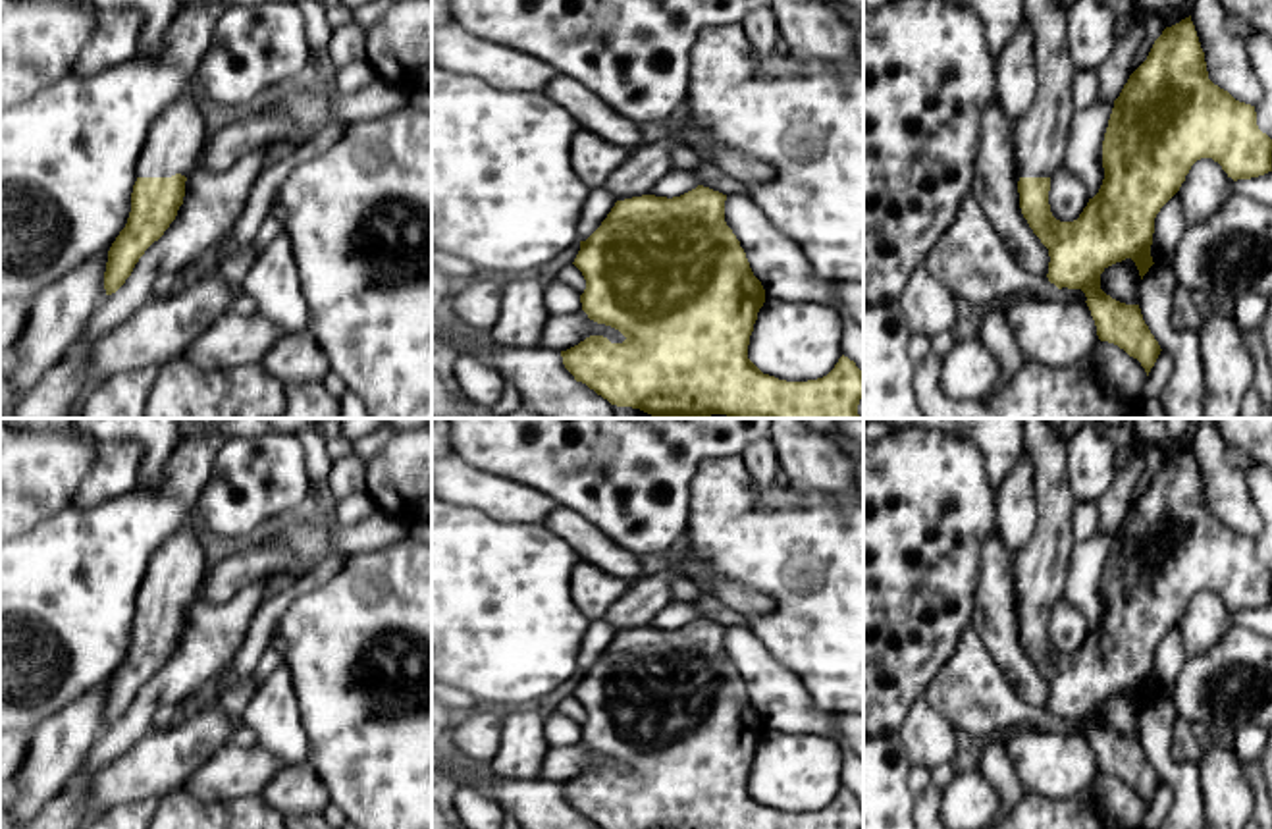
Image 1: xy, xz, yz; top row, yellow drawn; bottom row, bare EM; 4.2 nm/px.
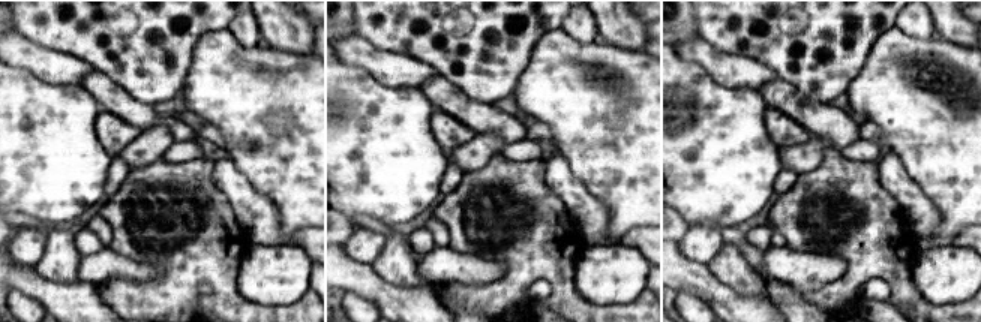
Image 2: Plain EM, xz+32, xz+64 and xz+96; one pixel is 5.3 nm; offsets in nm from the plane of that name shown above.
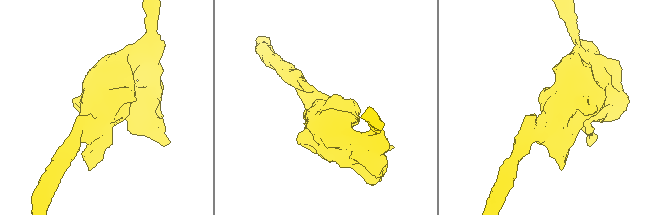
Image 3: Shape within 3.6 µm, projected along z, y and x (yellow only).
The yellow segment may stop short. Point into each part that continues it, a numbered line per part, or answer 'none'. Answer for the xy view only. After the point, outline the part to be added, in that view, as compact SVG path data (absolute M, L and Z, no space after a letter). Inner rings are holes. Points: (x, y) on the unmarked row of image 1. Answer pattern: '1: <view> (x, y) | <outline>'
1: xy (176, 571) | M197 517L185 522L152 555L137 594L137 609L185 607L206 576Z

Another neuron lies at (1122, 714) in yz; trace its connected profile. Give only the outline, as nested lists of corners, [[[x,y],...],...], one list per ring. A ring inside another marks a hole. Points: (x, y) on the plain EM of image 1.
[[[1131,690],[1116,694],[1100,706],[1100,721],[1126,736],[1141,735],[1141,708]]]

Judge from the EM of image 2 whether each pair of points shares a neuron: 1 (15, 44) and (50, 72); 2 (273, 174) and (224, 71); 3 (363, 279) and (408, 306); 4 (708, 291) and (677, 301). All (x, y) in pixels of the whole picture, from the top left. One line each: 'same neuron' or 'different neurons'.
1: same neuron
2: same neuron
3: same neuron
4: different neurons

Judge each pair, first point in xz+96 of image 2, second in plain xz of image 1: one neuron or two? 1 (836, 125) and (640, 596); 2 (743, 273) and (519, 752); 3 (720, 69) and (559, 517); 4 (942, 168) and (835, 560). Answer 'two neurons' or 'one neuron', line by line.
1: two neurons
2: one neuron
3: two neurons
4: one neuron

